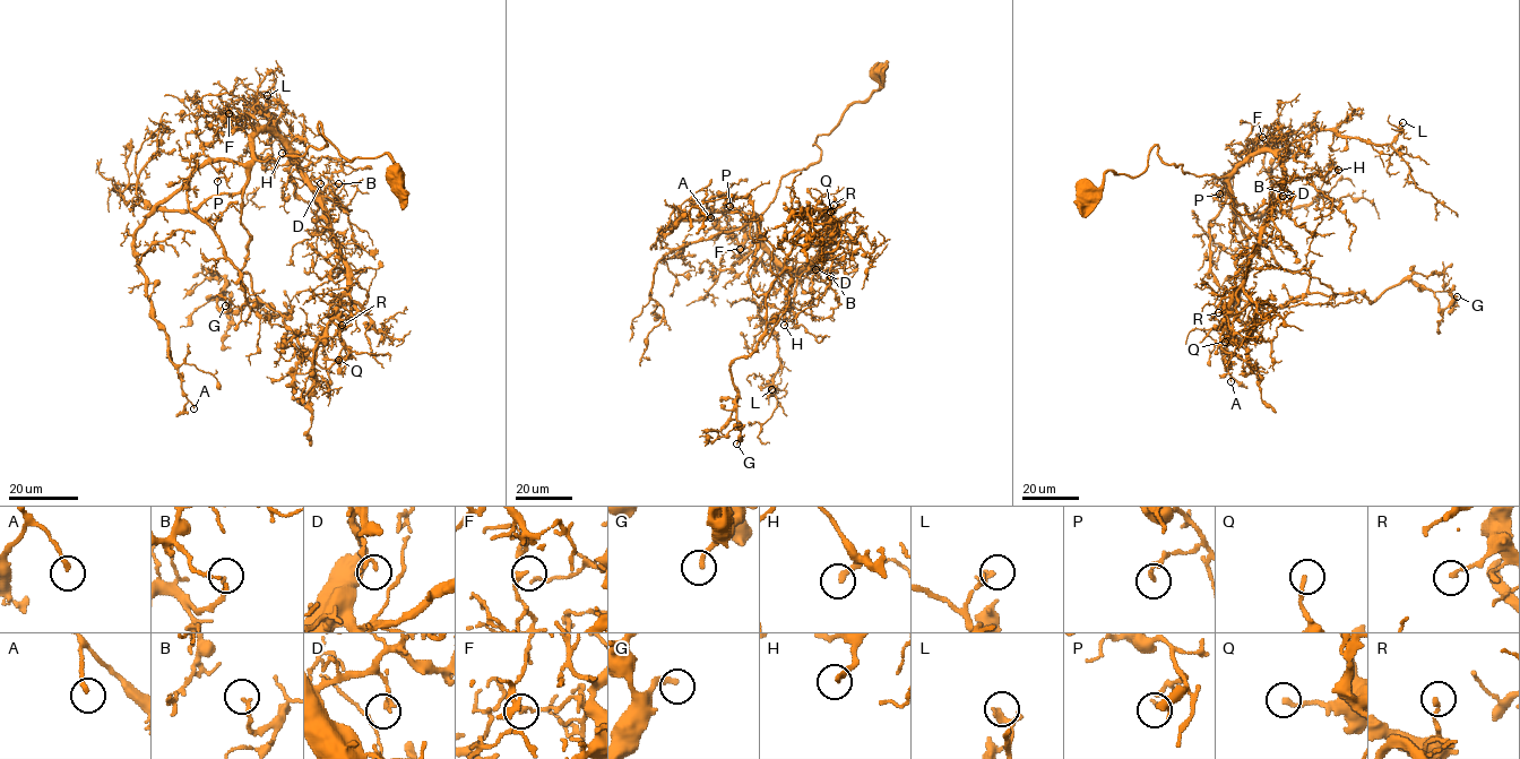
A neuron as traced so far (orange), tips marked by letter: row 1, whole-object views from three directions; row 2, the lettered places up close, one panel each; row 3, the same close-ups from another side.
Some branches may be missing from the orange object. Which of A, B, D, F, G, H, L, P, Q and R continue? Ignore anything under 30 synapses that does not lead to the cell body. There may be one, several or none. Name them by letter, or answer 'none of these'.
H

